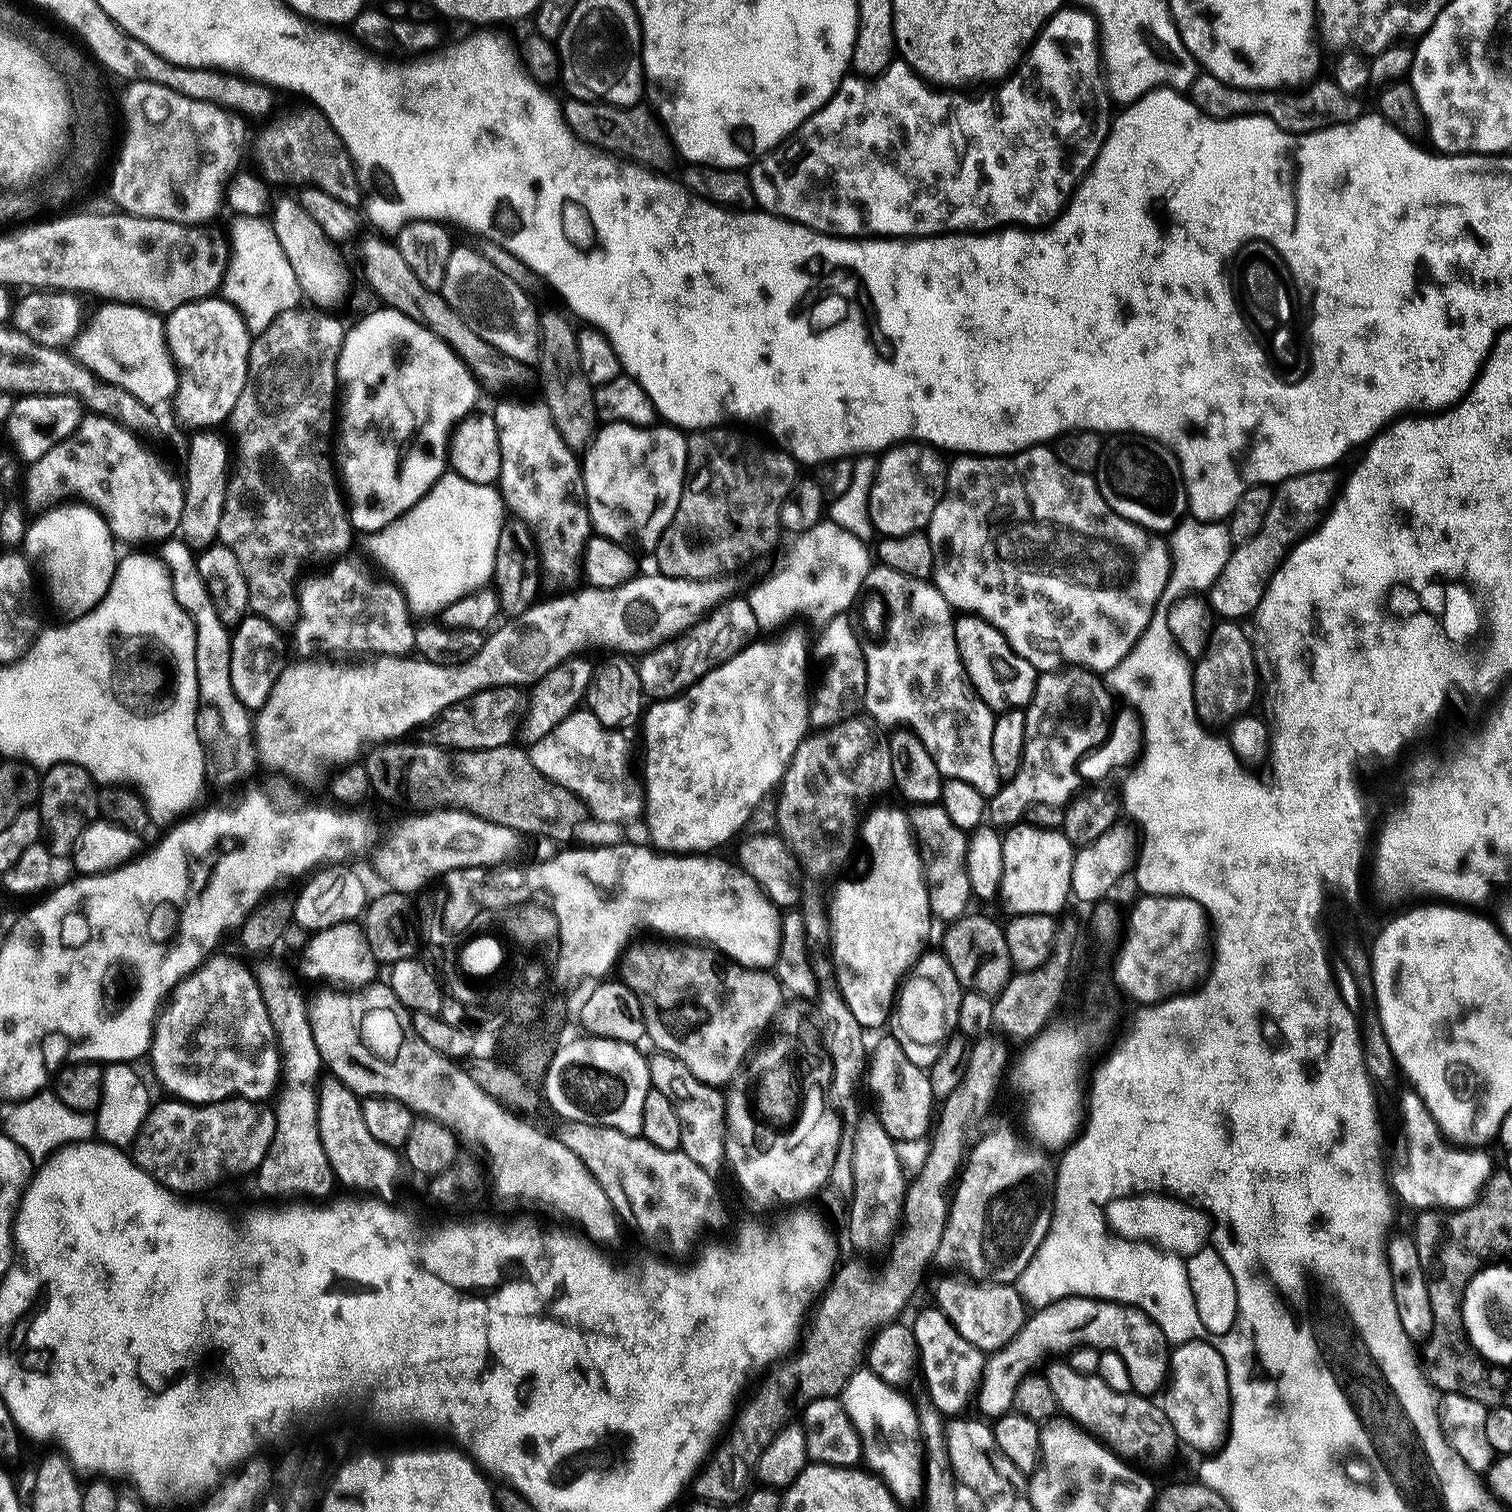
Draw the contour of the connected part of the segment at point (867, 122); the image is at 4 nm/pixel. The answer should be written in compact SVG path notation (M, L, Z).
M1061 7L1044 23L1032 47L1028 49L1018 67L999 85L996 100L1000 113L996 116L996 104L990 97L967 100L960 90L937 90L929 86L912 71L903 60L893 59L885 72L875 78L861 78L856 74L845 76L838 90L810 119L794 133L794 138L773 148L760 157L750 168L750 179L757 205L771 210L786 220L794 220L813 228L815 232L827 232L841 238L919 238L941 234L983 234L1005 226L1047 226L1064 211L1076 191L1077 184L1084 179L1088 169L1096 160L1098 150L1108 137L1110 97L1106 87L1106 76L1102 71L1102 53L1098 43L1098 25L1091 12L1079 7Z

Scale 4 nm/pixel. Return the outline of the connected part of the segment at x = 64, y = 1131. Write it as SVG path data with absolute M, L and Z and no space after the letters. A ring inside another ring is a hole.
M41 1090L7 1105L8 1113L4 1116L3 1135L9 1136L34 1162L43 1162L65 1144L93 1139L96 1121L89 1113L70 1110L56 1097L55 1091Z

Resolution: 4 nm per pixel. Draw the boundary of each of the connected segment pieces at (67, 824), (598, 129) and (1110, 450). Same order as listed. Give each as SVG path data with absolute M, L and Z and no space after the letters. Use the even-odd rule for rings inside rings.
M54 764L43 773L40 782L38 808L48 819L47 845L53 857L60 858L73 851L97 811L98 785L86 769L77 764ZM93 812L93 815L92 815ZM52 839L52 840L51 840Z
M568 98L562 104L564 121L572 127L572 133L579 140L591 144L605 152L627 158L652 170L668 170L674 157L672 139L664 131L663 124L644 106L617 108L615 104L605 104L594 100Z
M1116 434L1105 439L1104 453L1100 455L1094 479L1100 488L1102 498L1106 498L1106 502L1118 515L1140 525L1141 528L1148 529L1149 533L1171 533L1188 512L1188 495L1176 456L1166 445L1150 440L1146 436Z

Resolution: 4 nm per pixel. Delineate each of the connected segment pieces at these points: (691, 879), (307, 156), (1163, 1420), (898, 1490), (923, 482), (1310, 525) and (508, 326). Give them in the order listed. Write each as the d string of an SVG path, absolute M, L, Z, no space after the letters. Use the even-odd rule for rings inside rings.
M680 854L676 856L676 861L673 862L671 868L674 870L672 876L672 896L676 900L676 904L680 904L680 912L686 914L686 918L691 918L692 920L692 942L703 942L705 945L711 946L717 953L723 954L729 961L742 964L745 968L763 968L765 970L771 969L777 963L778 957L780 955L780 930L781 930L781 909L777 908L775 904L772 903L772 899L763 892L758 886L758 882L737 866L730 859L719 860L716 854Z
M307 107L280 116L261 130L260 137L256 140L256 160L261 168L259 171L276 184L288 184L293 180L296 186L320 188L326 194L332 193L332 180L341 180L348 192L355 192L360 196L356 170L340 135L319 108ZM288 144L300 144L300 148L292 149Z
M1067 1362L1050 1364L1043 1369L1042 1374L1050 1382L1050 1392L1054 1394L1057 1409L1061 1413L1065 1412L1069 1416L1065 1417L1073 1425L1083 1428L1089 1436L1095 1436L1104 1447L1111 1448L1125 1462L1133 1462L1132 1460L1137 1460L1140 1464L1168 1464L1171 1462L1172 1455L1175 1454L1176 1447L1178 1447L1176 1431L1170 1418L1166 1418L1163 1407L1155 1399L1138 1396L1133 1391L1110 1390L1110 1386L1106 1386L1106 1382L1102 1382L1100 1376L1078 1374L1078 1370L1071 1368Z
M857 1370L846 1382L842 1403L846 1414L856 1427L862 1460L875 1475L884 1481L889 1492L901 1505L921 1499L924 1490L926 1455L920 1449L920 1420L912 1404L899 1387L882 1382L870 1370Z
M900 442L879 457L876 477L870 486L868 513L873 529L881 537L905 536L911 532L924 532L930 518L944 497L946 460L930 444Z
M1303 472L1275 485L1270 511L1266 513L1266 522L1262 522L1262 530L1258 530L1254 538L1233 547L1225 568L1206 592L1207 603L1217 617L1236 622L1241 619L1239 616L1248 616L1259 609L1270 578L1276 573L1285 556L1292 551L1296 541L1303 540L1322 519L1320 484L1316 479L1317 473Z
M453 247L445 268L444 300L468 323L478 338L494 346L521 366L535 365L540 359L540 320L532 300L499 268L472 248Z

